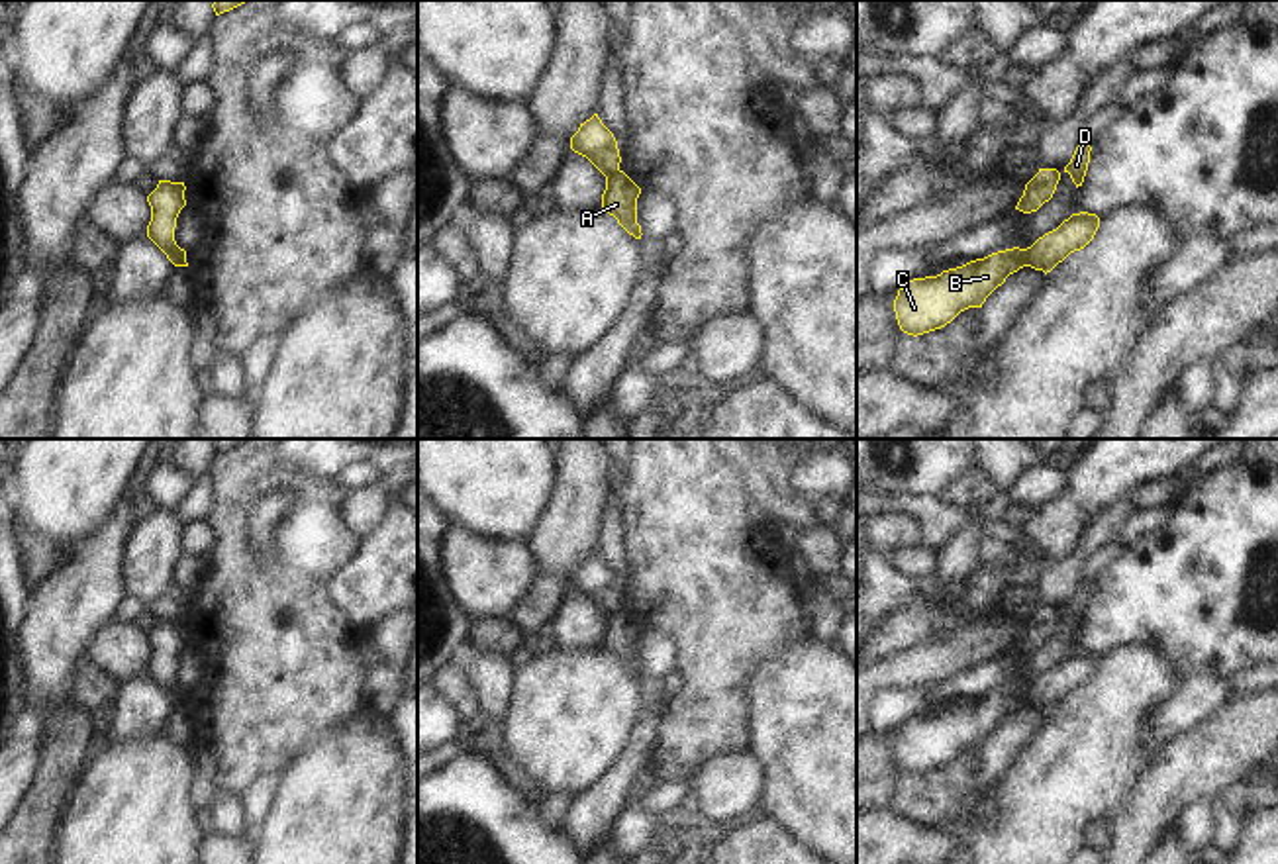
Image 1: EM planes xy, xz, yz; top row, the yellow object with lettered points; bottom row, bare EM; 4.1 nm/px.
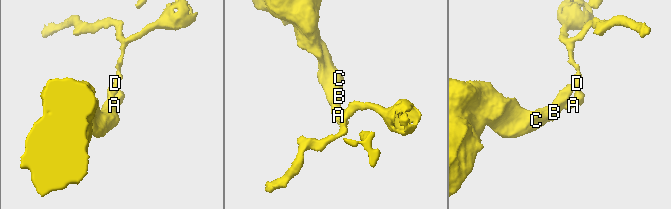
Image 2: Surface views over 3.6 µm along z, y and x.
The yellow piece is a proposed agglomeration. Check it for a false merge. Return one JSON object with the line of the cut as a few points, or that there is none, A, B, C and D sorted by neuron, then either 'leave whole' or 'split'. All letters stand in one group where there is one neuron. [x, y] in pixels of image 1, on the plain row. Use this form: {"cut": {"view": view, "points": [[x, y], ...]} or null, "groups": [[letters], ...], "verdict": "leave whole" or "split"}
{"cut": {"view": "yz", "points": [[1026, 688], [1028, 704]]}, "groups": [["A", "D"], ["B", "C"]], "verdict": "split"}

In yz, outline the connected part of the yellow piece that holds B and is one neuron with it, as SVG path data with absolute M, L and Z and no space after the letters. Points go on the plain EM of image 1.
M1006 688L937 715L913 717L898 729L894 750L908 774L923 774L951 762L968 746L982 746L1006 717L1027 705L1027 688Z

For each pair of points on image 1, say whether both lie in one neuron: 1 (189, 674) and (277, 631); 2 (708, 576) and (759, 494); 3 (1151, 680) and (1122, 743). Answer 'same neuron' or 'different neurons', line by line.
1: different neurons
2: different neurons
3: same neuron

